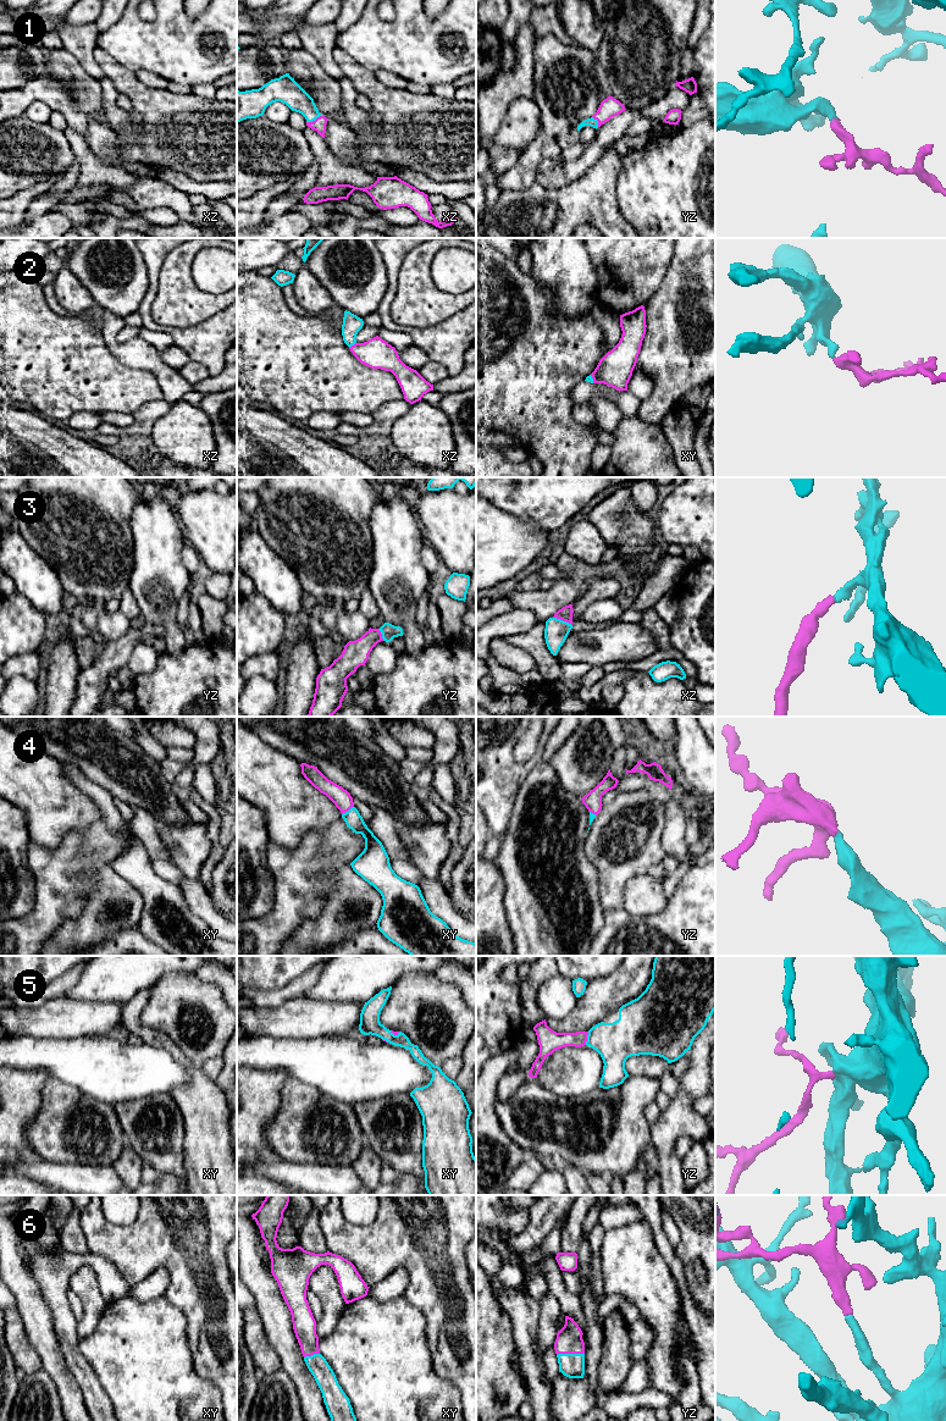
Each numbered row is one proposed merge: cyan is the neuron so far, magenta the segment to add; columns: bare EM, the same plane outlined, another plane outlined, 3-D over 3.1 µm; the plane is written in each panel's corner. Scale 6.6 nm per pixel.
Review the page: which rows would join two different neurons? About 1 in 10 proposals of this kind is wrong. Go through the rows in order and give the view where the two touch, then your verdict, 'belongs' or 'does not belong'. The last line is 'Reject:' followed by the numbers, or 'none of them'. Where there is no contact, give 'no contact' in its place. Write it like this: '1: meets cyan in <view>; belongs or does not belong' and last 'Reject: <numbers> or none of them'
1: meets cyan in xz; belongs
2: meets cyan in xz; belongs
3: meets cyan in xz; belongs
4: meets cyan in xy; belongs
5: meets cyan in yz; belongs
6: meets cyan in yz; belongs
Reject: none of them

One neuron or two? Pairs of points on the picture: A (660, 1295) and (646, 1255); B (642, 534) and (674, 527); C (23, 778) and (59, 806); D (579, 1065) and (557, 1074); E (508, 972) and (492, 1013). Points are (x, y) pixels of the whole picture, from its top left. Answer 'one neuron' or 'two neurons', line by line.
A: one neuron
B: two neurons
C: one neuron
D: one neuron
E: two neurons

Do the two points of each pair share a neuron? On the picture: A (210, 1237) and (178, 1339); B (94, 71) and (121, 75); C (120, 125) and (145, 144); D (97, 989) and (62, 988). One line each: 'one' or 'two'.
A: two
B: two
C: two
D: two

